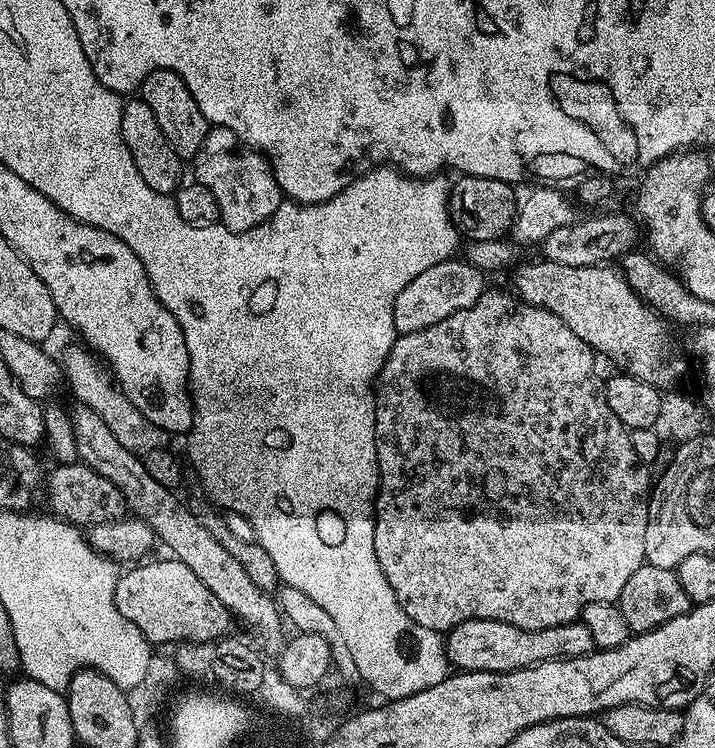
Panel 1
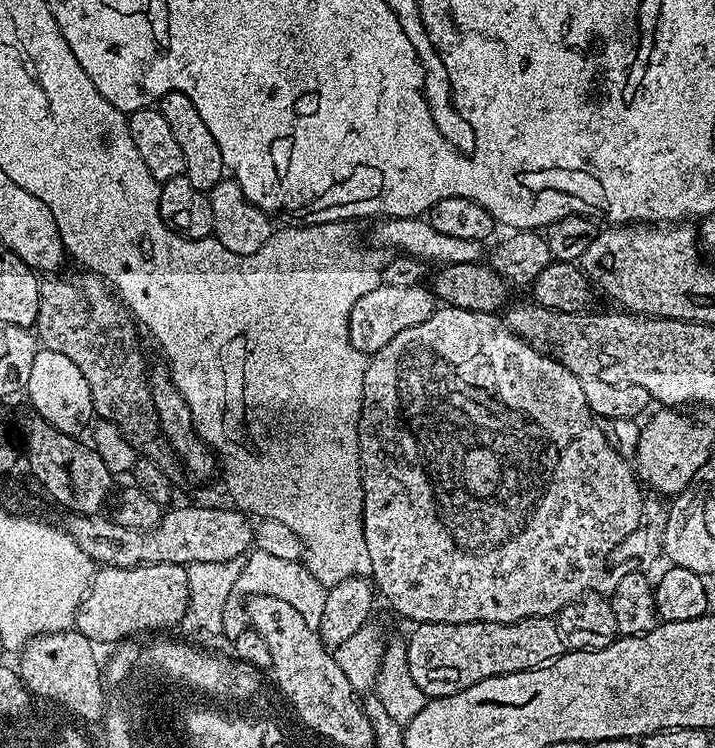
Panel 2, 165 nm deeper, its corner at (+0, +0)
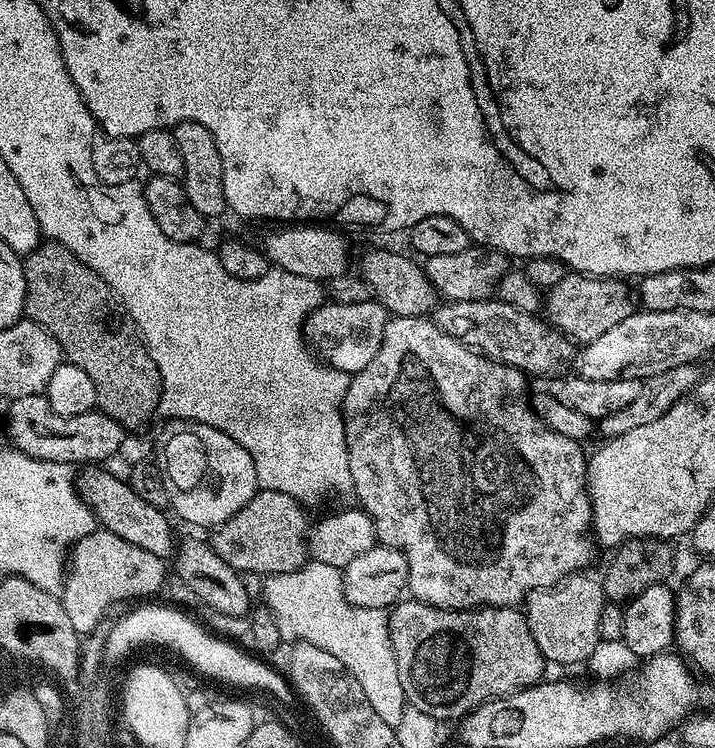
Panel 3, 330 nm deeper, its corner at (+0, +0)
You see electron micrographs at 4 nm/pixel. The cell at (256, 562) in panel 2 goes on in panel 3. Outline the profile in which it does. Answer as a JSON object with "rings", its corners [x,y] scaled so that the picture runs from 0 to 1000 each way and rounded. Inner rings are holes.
{"rings":[[[442,749],[429,750],[414,763],[371,771],[366,802],[383,821],[396,857],[442,862],[464,874],[506,918],[508,928],[534,965],[554,972],[561,964],[568,937],[550,864],[545,862],[541,814],[495,811],[483,799],[477,761]]]}

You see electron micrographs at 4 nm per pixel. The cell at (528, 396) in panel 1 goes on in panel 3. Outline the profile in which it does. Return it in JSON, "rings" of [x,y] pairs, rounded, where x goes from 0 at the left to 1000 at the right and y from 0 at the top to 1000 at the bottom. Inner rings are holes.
{"rings":[[[548,422],[543,429],[540,441],[534,447],[534,463],[529,463],[529,473],[517,479],[517,484],[505,497],[497,499],[487,509],[487,525],[481,533],[481,579],[484,580],[484,602],[487,603],[487,616],[490,618],[490,639],[492,640],[491,656],[498,658],[502,678],[509,680],[509,686],[523,698],[526,721],[533,729],[544,733],[554,733],[565,742],[571,753],[571,785],[575,801],[589,802],[592,807],[600,807],[608,813],[713,813],[731,809],[743,791],[751,791],[755,786],[773,786],[785,775],[794,770],[803,770],[818,763],[817,759],[828,749],[829,718],[825,715],[828,706],[828,672],[822,664],[822,618],[820,604],[815,604],[813,590],[792,586],[792,580],[780,580],[769,575],[761,563],[750,555],[741,544],[740,536],[722,535],[733,524],[734,499],[726,492],[716,492],[710,487],[699,487],[694,481],[684,481],[681,476],[674,476],[664,471],[662,465],[655,465],[646,457],[629,452],[611,436],[599,422]]]}

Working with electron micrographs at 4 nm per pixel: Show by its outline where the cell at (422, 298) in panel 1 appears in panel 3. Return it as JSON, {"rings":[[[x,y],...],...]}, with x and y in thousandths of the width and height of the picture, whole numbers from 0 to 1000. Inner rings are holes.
{"rings":[[[524,398],[488,406],[455,404],[428,425],[425,453],[431,456],[431,464],[438,472],[455,487],[497,500],[512,491],[517,479],[523,479],[523,473],[529,473],[529,463],[534,463],[534,447],[540,441],[544,426],[544,417]]]}

